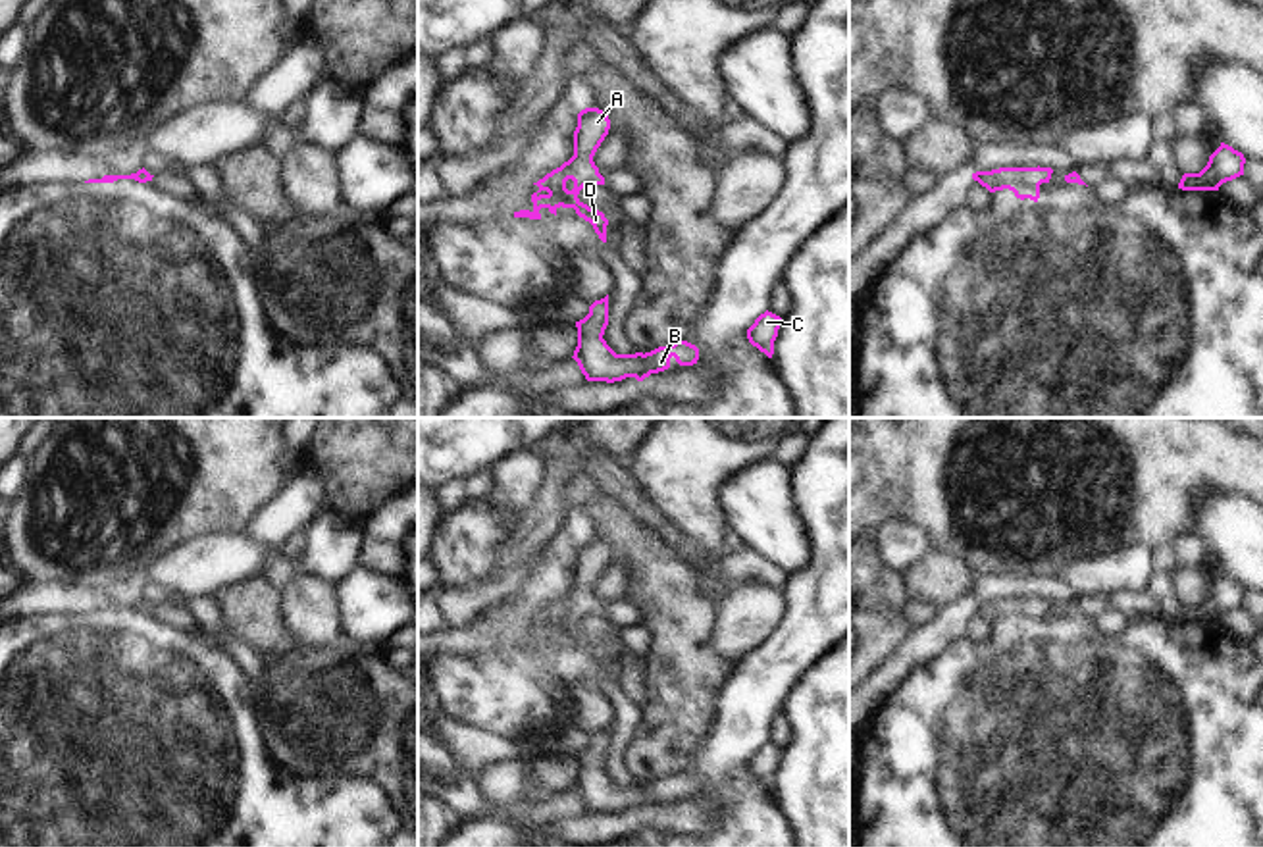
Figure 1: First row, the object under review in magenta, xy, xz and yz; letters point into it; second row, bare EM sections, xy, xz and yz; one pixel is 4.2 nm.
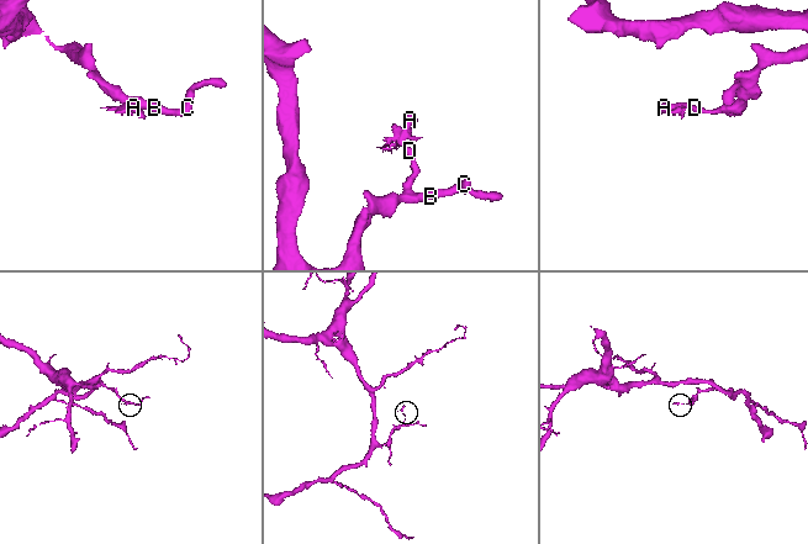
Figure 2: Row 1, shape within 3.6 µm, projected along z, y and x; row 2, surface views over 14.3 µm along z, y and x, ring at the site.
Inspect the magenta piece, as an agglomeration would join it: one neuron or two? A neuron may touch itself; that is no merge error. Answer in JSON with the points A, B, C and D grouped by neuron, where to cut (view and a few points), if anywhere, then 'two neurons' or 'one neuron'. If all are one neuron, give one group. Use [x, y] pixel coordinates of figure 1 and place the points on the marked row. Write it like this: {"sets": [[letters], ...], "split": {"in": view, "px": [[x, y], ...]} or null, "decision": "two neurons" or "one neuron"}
{"sets": [["A"], ["B", "C", "D"]], "split": {"in": "xz", "px": [[580, 203], [574, 208]]}, "decision": "two neurons"}

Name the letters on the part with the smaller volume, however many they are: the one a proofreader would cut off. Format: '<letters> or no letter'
A.

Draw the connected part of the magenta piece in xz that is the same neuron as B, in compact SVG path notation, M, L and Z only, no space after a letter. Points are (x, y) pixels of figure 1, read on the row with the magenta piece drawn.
M608 295L589 306L589 314L576 321L578 346L574 360L587 381L622 381L635 377L643 381L651 373L670 368L674 356L680 366L693 366L699 360L699 348L687 341L676 341L670 346L658 346L651 352L616 354L603 339L608 325Z

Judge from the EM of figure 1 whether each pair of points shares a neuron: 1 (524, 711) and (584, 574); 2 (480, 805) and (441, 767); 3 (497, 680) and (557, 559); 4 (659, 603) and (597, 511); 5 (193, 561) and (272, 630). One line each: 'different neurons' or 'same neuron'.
1: same neuron
2: same neuron
3: same neuron
4: same neuron
5: different neurons

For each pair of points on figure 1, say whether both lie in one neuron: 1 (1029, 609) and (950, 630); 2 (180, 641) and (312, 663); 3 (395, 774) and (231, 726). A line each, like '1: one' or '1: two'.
1: two
2: two
3: two

